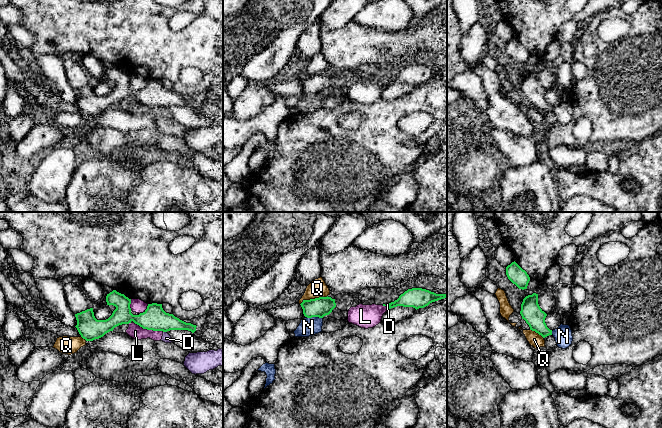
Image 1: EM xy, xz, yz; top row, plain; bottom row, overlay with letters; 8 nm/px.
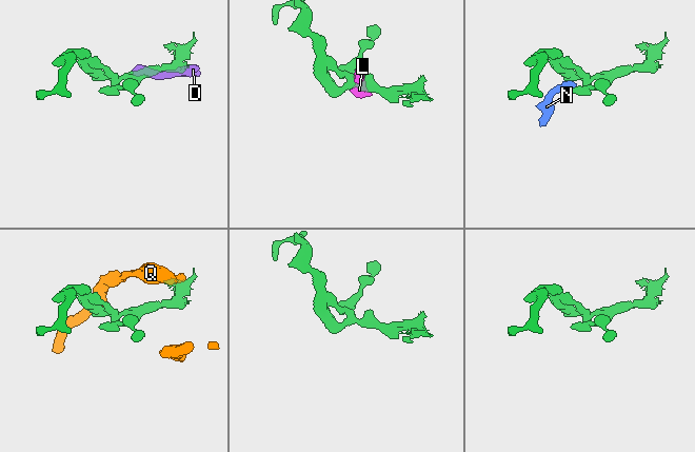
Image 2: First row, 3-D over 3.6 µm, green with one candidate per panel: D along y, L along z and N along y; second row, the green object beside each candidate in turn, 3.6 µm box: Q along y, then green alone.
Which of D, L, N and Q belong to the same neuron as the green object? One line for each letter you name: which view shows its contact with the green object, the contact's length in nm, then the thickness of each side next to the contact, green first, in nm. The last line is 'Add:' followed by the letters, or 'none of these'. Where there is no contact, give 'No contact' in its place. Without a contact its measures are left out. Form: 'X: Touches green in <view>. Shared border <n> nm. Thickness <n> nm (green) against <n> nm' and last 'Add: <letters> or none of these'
N: Touches green in xz. Shared border 140 nm. Thickness 160 nm (green) against 140 nm
Add: N

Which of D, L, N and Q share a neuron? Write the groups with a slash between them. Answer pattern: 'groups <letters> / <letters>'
groups D L / N / Q

